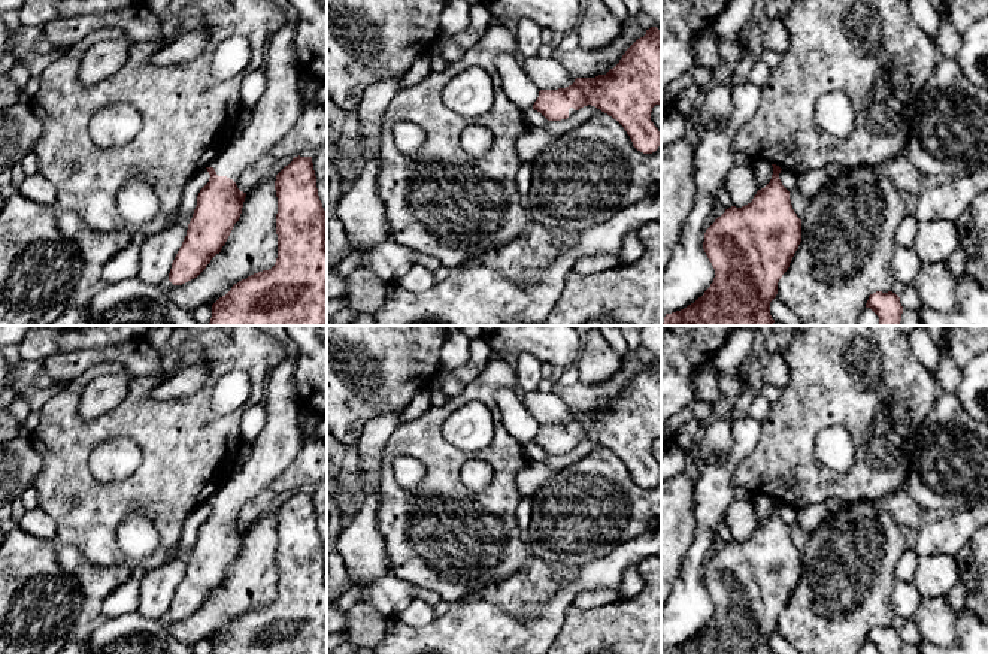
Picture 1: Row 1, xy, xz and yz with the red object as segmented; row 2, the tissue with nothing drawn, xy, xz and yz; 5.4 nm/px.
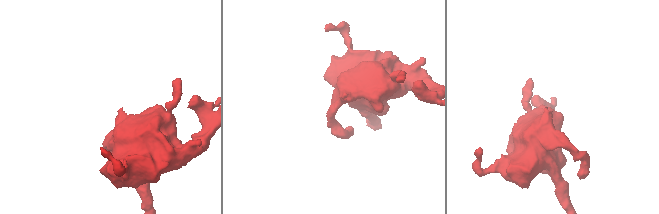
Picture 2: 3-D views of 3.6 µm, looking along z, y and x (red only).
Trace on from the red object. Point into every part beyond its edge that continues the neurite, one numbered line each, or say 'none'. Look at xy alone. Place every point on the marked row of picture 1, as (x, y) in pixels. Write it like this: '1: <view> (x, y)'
1: xy (279, 106)

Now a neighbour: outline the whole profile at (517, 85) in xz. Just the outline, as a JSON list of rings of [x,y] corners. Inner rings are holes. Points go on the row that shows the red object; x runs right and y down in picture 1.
[[[497,54],[495,66],[503,82],[503,91],[518,108],[531,109],[539,97],[539,87],[525,75],[515,55]]]

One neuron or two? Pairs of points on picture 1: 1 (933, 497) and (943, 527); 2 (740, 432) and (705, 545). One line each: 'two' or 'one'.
1: two
2: one

